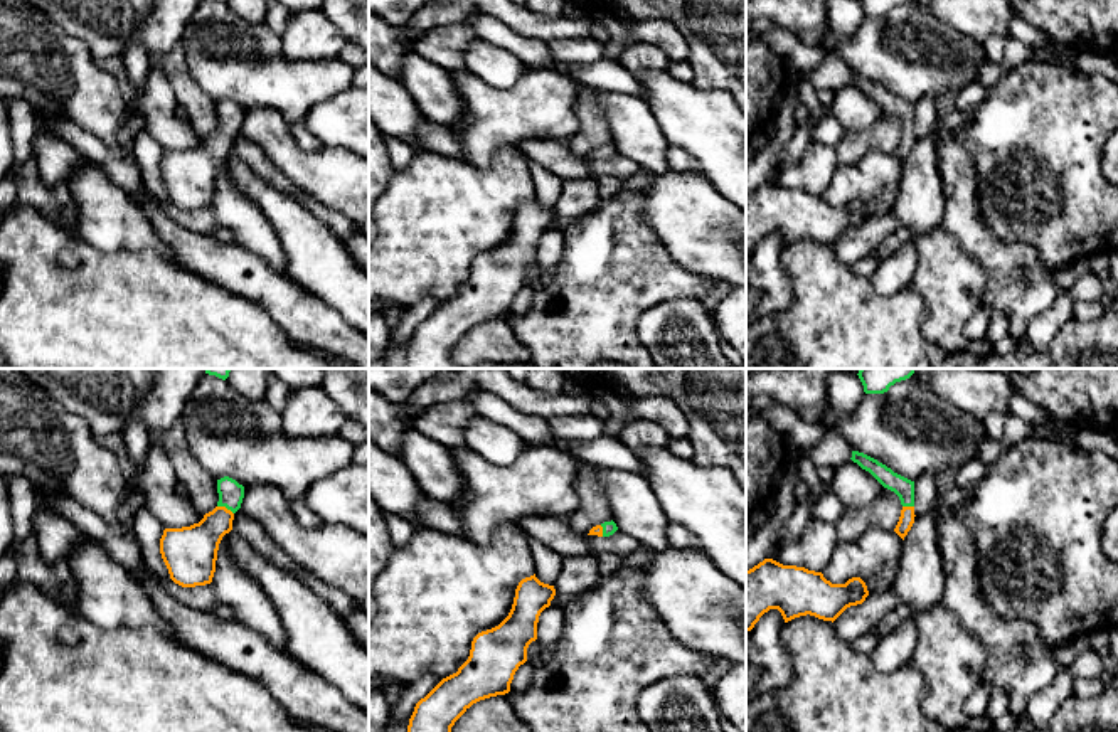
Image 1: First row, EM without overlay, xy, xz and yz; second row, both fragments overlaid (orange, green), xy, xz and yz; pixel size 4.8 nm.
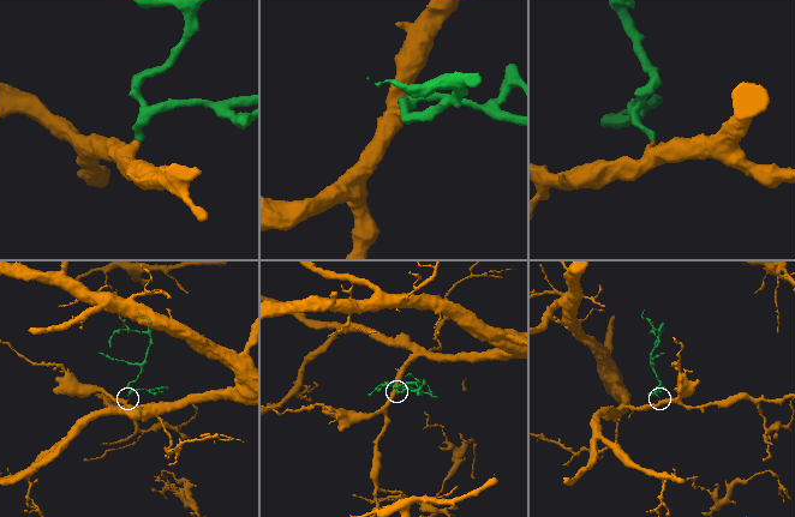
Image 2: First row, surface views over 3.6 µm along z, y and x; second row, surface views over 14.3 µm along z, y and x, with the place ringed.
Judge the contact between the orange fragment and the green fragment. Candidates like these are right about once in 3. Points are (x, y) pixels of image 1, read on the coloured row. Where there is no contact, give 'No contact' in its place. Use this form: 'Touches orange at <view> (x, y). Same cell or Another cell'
Touches orange at xy (226, 509). Same cell

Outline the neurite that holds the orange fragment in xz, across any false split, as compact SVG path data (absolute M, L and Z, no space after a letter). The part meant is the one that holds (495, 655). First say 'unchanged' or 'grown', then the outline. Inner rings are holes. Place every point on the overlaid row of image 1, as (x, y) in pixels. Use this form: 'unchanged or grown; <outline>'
unchanged; M535 574L519 582L508 616L495 628L478 633L471 641L468 660L456 673L443 678L421 698L409 719L407 732L451 732L455 722L476 702L505 695L520 665L527 661L527 648L537 639L540 613L551 606L554 586L540 582Z

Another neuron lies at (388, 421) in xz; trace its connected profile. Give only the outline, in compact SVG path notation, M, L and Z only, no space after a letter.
M369 389L369 439L387 454L399 458L404 432L414 429L421 414L423 411L407 412L404 404Z

